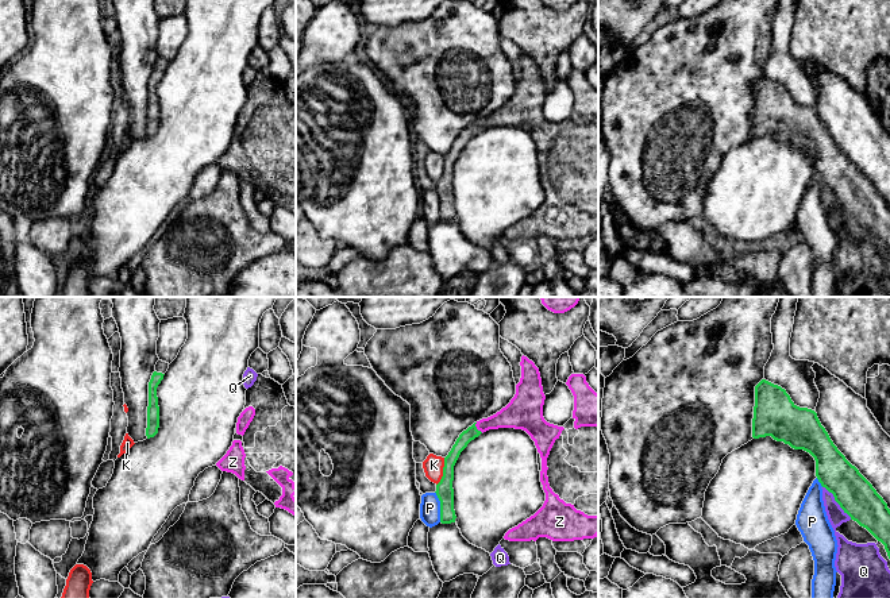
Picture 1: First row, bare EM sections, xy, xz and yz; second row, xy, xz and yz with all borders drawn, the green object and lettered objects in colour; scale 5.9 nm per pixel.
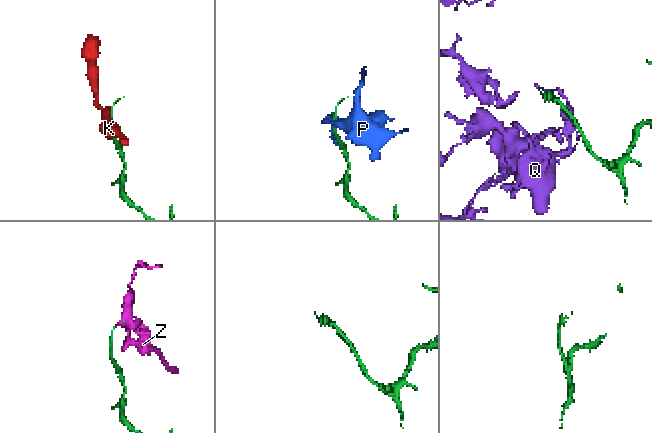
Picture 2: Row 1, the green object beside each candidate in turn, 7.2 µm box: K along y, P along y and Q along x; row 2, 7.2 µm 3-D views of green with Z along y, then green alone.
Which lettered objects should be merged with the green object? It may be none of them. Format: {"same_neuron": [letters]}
{"same_neuron": ["Z"]}

